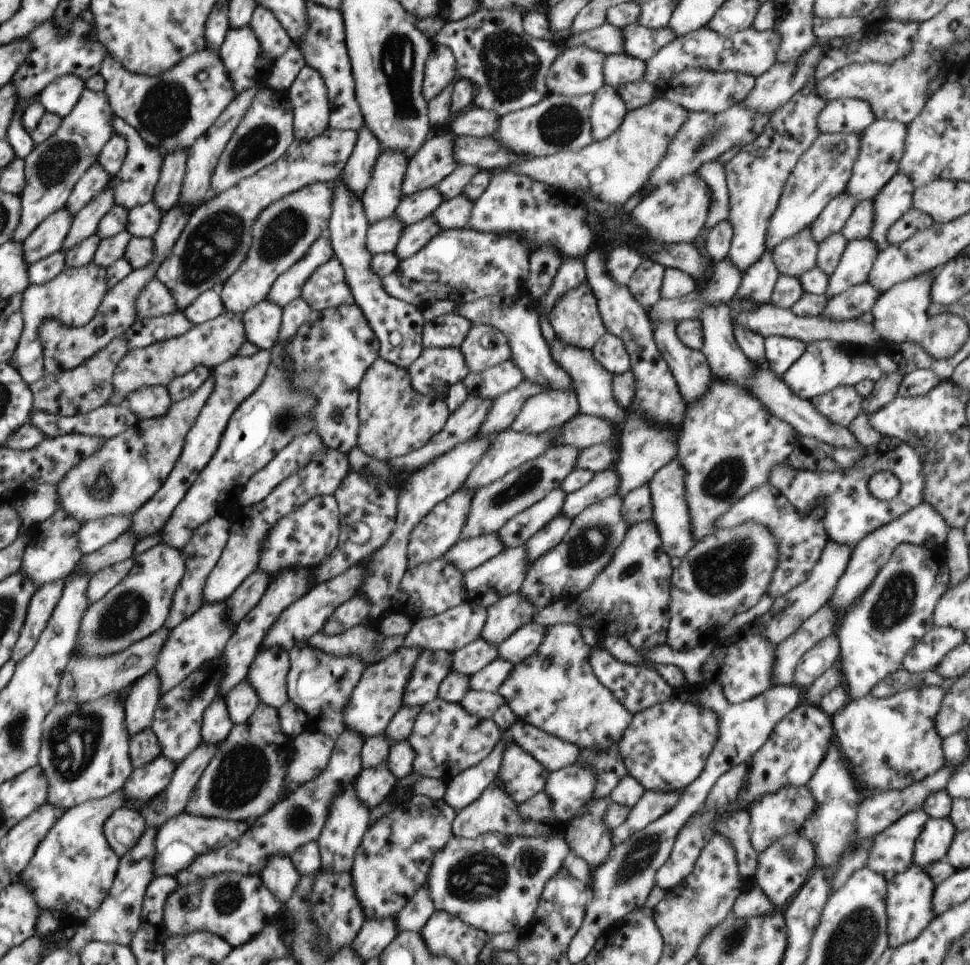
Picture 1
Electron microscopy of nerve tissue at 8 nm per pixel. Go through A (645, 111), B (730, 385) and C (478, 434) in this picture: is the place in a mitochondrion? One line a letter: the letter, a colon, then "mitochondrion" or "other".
A: other
B: other
C: other

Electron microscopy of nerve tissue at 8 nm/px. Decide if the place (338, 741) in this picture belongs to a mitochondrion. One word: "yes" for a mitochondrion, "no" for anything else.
no

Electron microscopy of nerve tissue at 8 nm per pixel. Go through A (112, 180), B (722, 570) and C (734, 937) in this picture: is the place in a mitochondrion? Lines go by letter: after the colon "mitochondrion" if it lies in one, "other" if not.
A: other
B: mitochondrion
C: mitochondrion

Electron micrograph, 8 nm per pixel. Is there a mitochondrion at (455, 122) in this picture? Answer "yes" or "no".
no

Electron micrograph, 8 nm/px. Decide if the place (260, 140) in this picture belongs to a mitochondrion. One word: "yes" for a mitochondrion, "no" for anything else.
yes

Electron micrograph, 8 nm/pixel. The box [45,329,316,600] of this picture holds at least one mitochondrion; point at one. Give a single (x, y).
(103, 485)

